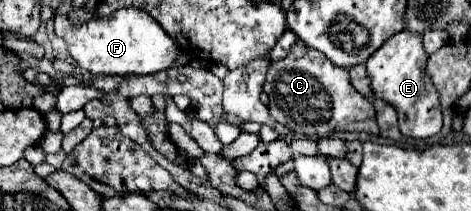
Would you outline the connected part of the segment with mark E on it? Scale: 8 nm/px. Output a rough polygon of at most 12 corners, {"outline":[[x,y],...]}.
{"outline":[[403,30],[367,60],[373,94],[399,128],[429,138],[443,126],[421,34]]}

